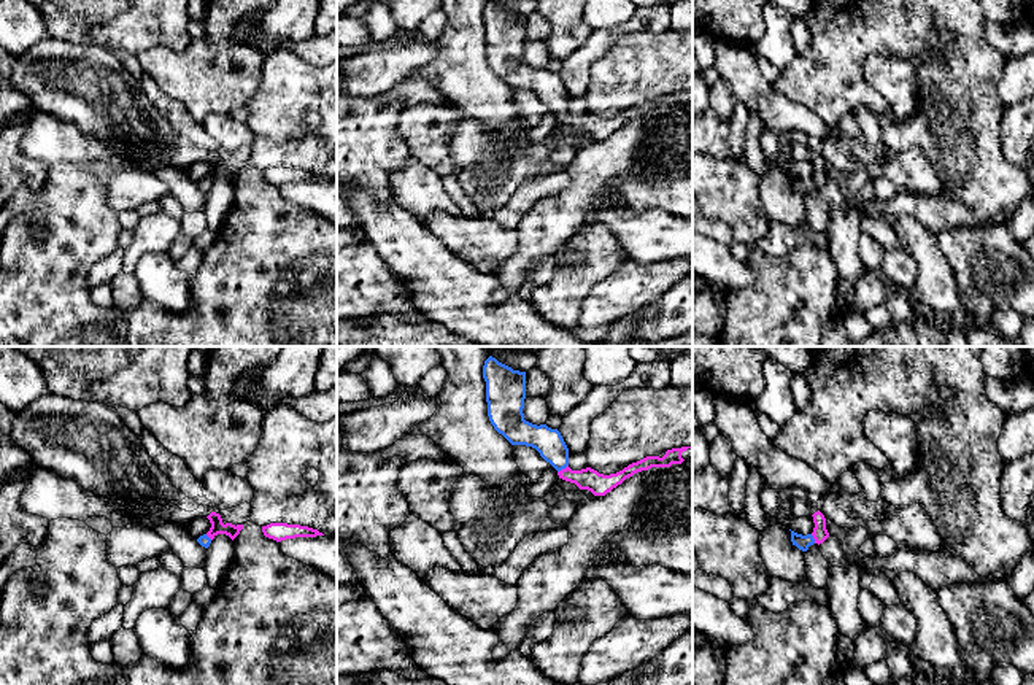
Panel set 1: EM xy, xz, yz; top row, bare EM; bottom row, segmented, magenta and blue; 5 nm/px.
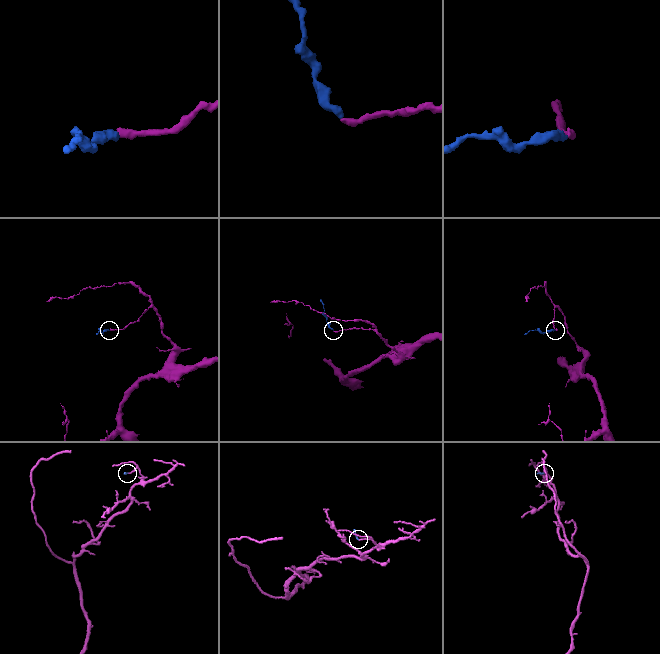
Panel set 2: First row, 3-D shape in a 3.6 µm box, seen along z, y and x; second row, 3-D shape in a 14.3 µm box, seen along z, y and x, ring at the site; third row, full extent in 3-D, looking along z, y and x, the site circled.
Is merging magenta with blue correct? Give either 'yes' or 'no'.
yes

